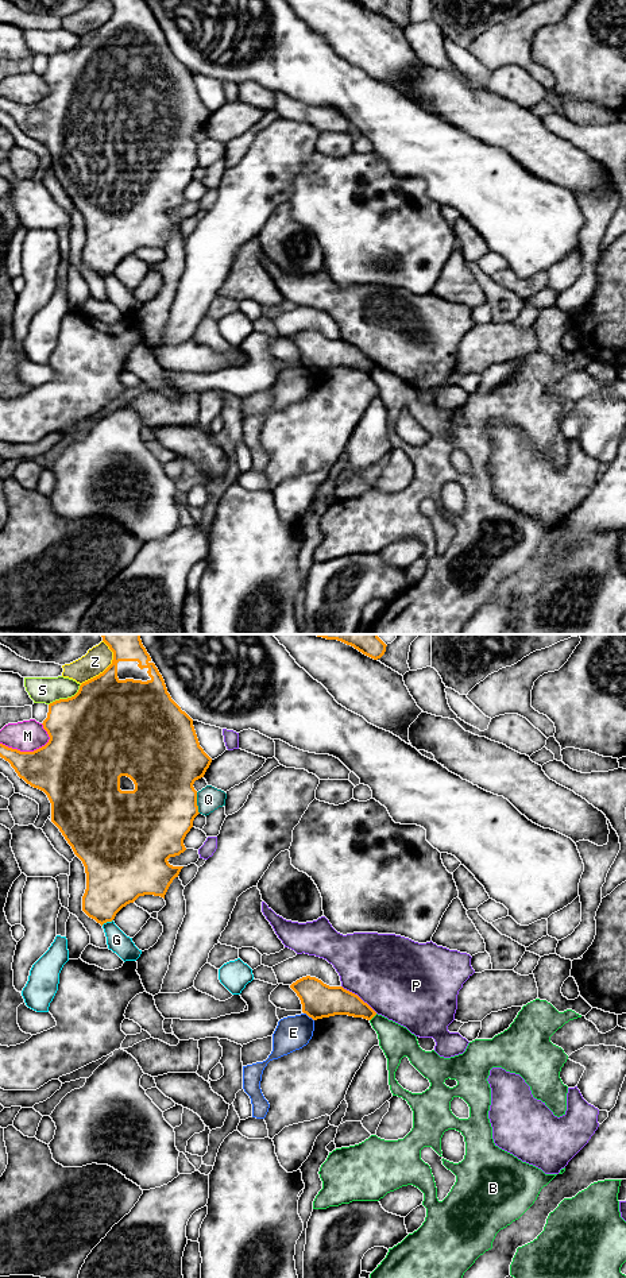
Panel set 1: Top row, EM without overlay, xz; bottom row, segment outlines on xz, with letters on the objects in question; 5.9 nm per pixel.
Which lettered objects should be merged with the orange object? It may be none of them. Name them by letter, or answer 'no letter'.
no letter

